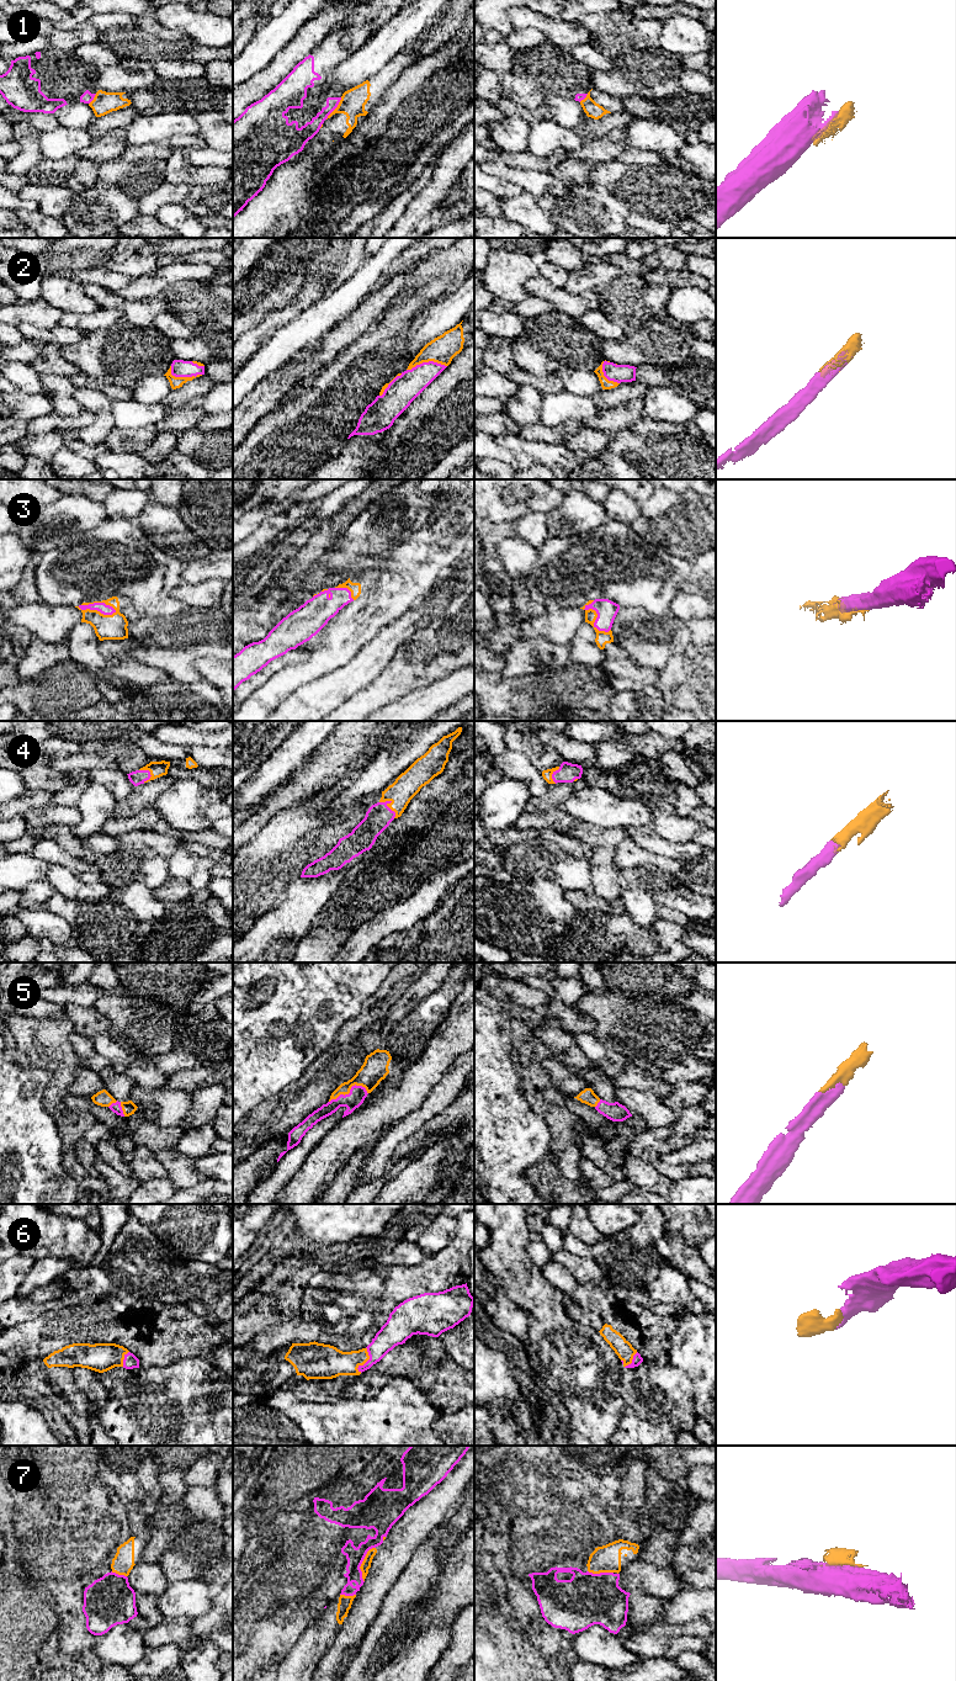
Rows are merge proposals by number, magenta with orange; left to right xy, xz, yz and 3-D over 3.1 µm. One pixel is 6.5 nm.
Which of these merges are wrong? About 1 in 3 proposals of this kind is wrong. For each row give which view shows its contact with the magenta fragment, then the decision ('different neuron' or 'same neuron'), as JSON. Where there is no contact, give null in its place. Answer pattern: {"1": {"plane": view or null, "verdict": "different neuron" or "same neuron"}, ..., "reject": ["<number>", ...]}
{"1": {"plane": "xz", "verdict": "different neuron"}, "2": {"plane": "xz", "verdict": "same neuron"}, "3": {"plane": "xy", "verdict": "same neuron"}, "4": {"plane": "xz", "verdict": "same neuron"}, "5": {"plane": "xz", "verdict": "same neuron"}, "6": {"plane": "xz", "verdict": "same neuron"}, "7": {"plane": "xz", "verdict": "different neuron"}, "reject": ["1", "7"]}

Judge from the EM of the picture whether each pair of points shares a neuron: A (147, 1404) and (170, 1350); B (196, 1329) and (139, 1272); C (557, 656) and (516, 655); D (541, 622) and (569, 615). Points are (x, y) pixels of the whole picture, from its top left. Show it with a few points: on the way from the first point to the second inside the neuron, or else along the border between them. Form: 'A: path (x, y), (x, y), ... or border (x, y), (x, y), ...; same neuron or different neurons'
A: border (192, 1357), (179, 1357), (168, 1364), (143, 1368); different neurons
B: border (143, 1300), (176, 1304); different neurons
C: path (547, 656), (526, 656); same neuron
D: path (548, 622), (562, 622); same neuron

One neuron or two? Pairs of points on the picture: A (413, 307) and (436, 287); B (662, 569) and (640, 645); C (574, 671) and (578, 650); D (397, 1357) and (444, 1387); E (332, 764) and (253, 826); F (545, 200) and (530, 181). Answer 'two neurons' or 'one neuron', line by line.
A: one neuron
B: two neurons
C: two neurons
D: one neuron
E: one neuron
F: one neuron

